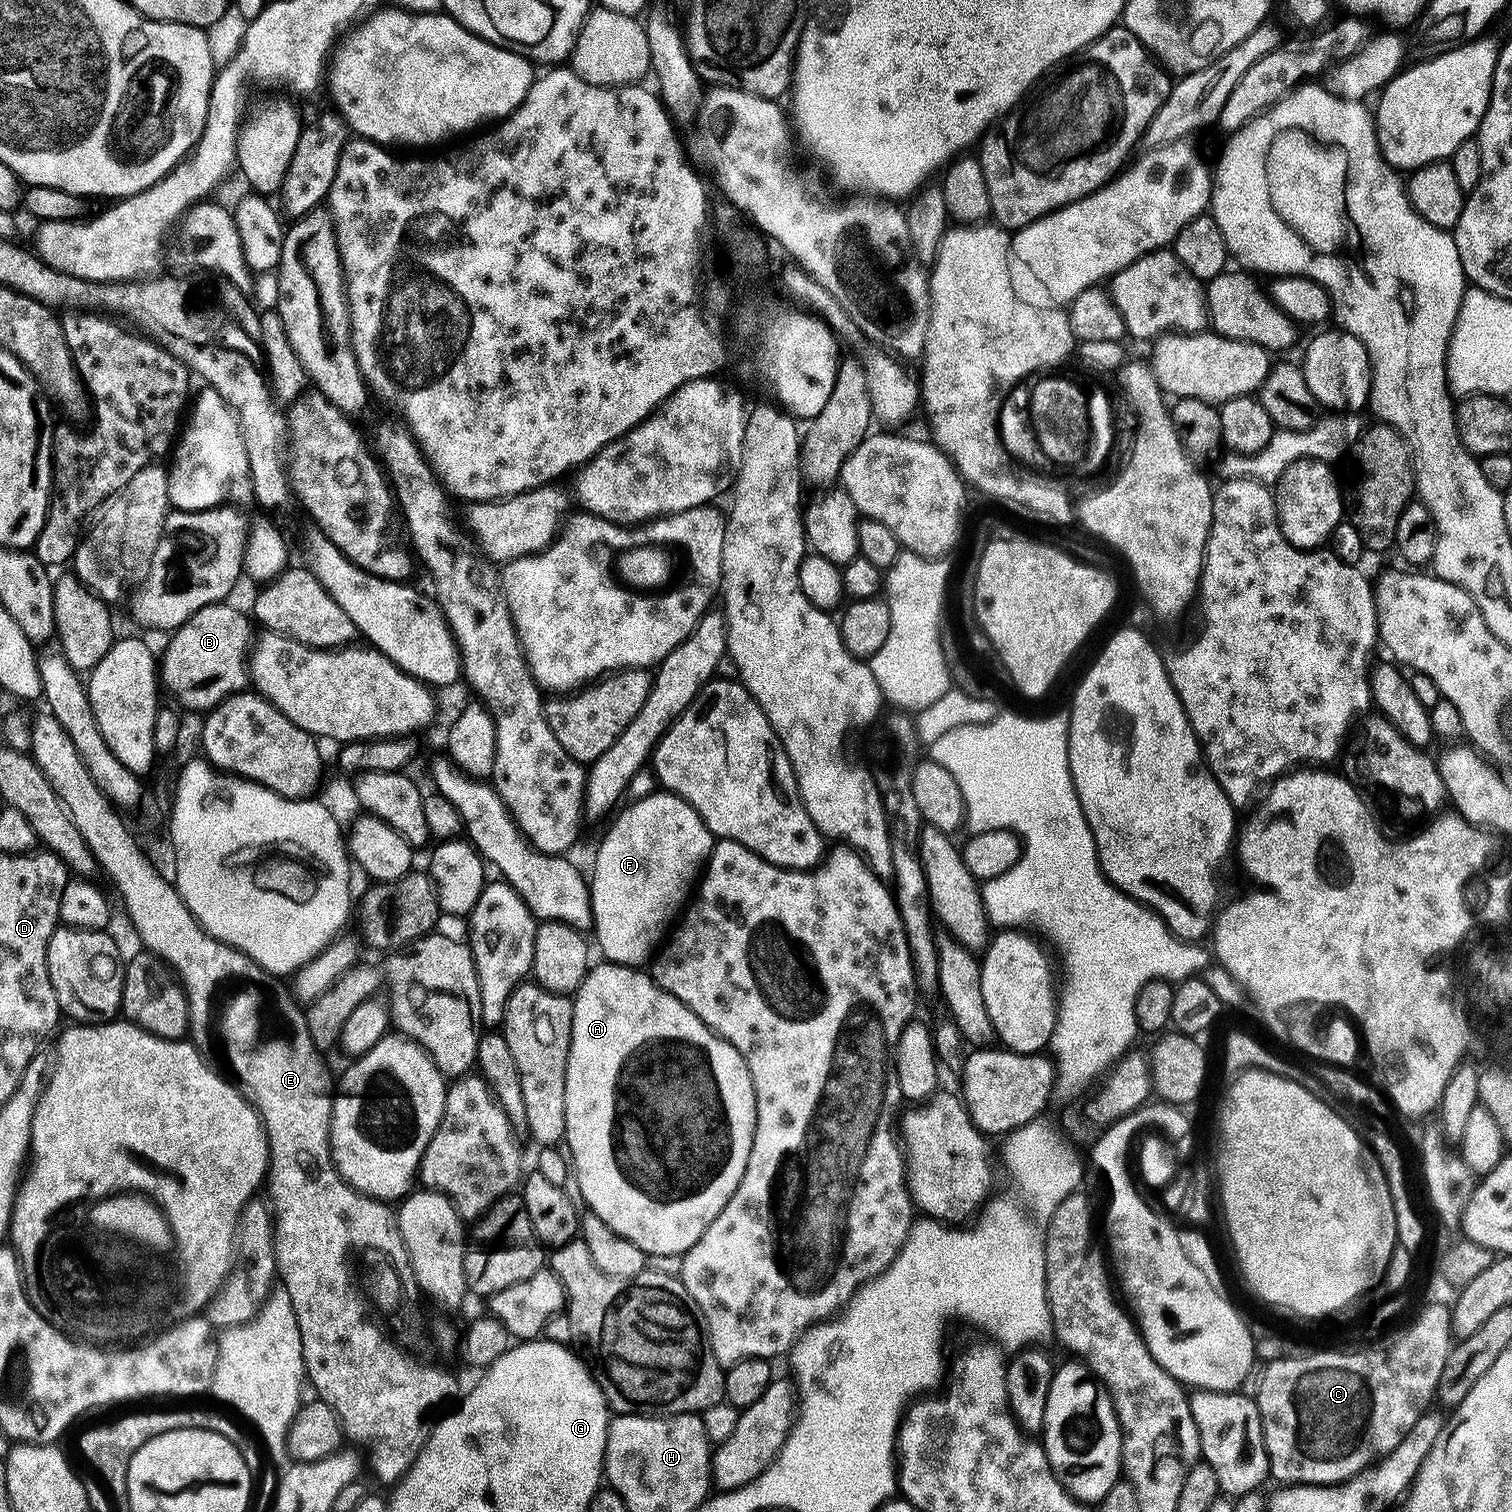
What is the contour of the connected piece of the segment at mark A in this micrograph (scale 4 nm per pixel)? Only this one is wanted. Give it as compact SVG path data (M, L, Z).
M607 962L601 965L601 968L593 967L589 971L584 985L574 996L574 1034L566 1074L566 1148L574 1165L574 1184L580 1187L580 1196L588 1203L587 1211L591 1215L602 1218L610 1230L634 1242L634 1246L641 1248L649 1258L683 1257L700 1241L702 1234L706 1234L718 1214L726 1210L746 1174L756 1137L754 1082L742 1054L738 1054L728 1040L710 1031L686 1005L678 1002L678 998L663 992L647 971L621 968L618 964Z

